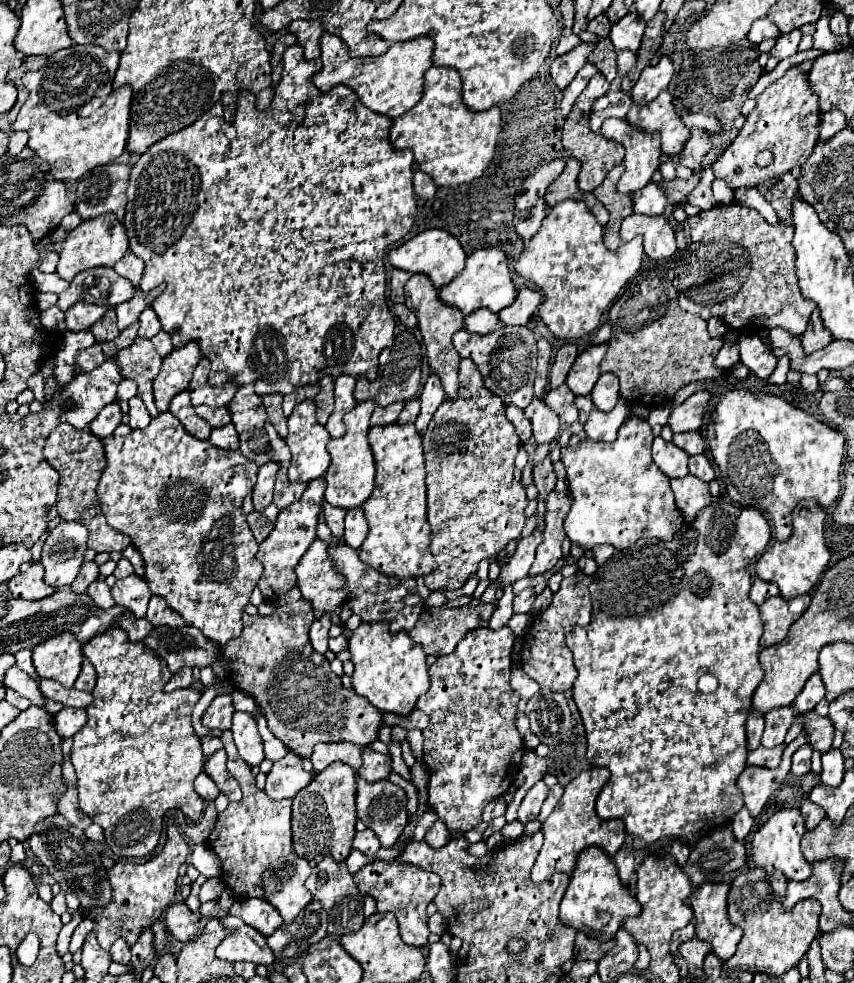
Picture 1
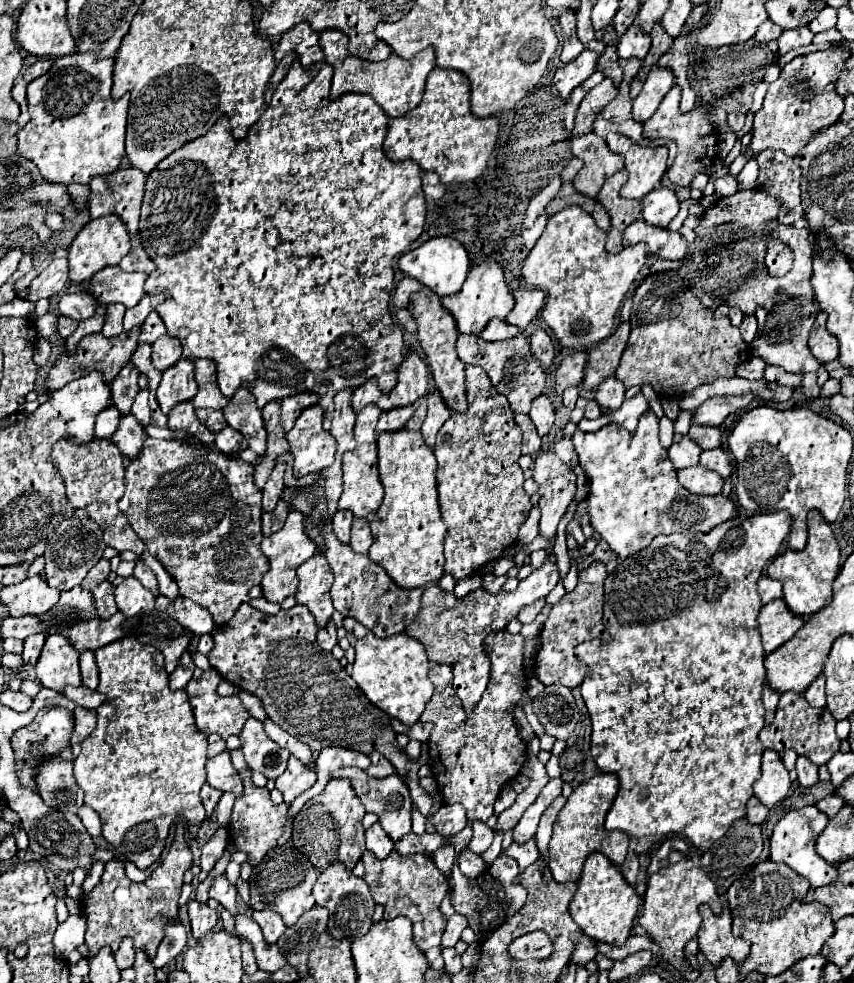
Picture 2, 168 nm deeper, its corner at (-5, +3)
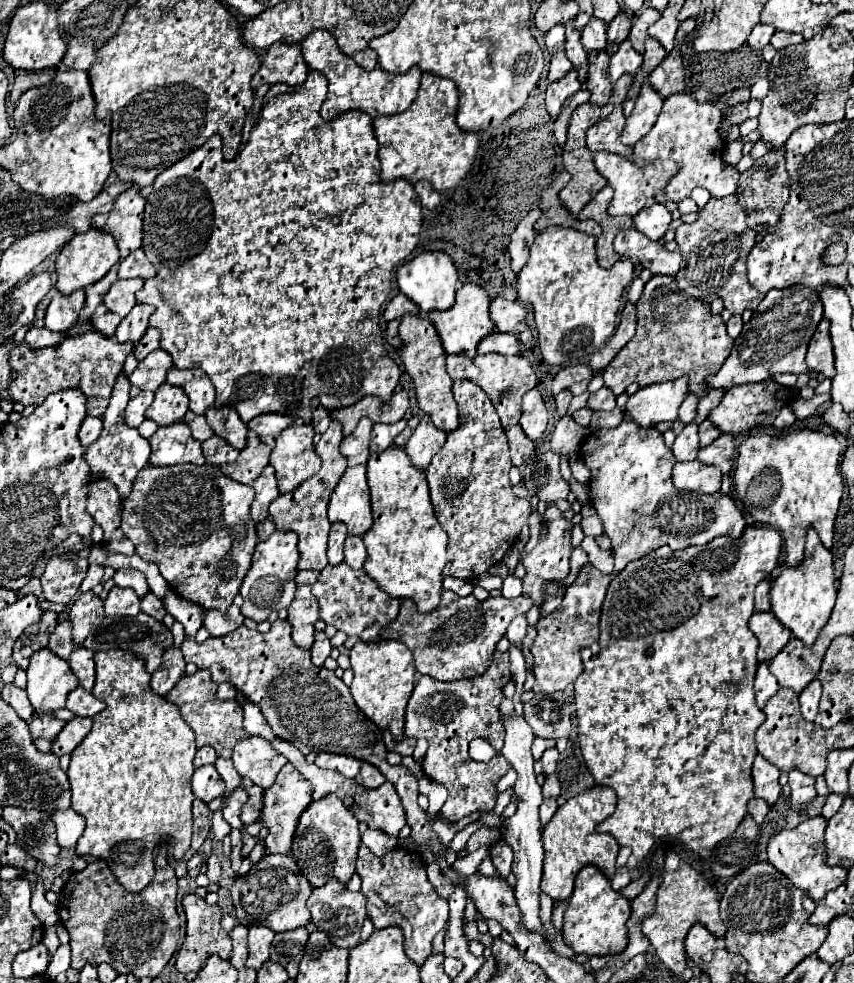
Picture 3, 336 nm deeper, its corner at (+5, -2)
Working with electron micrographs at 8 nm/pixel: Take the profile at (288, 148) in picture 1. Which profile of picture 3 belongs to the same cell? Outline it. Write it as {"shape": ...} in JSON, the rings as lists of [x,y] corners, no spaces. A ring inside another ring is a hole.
{"shape":[[[311,72],[303,86],[273,86],[267,92],[261,116],[257,118],[249,142],[241,148],[235,160],[225,160],[221,156],[219,136],[209,138],[205,146],[191,152],[187,158],[179,160],[175,166],[167,168],[153,184],[153,194],[147,198],[145,206],[145,226],[143,226],[143,250],[147,258],[157,268],[157,276],[149,278],[143,290],[137,294],[137,302],[155,306],[151,316],[151,326],[161,330],[161,348],[171,354],[177,368],[201,368],[217,390],[215,408],[231,406],[237,410],[239,418],[247,424],[259,414],[283,414],[291,418],[311,420],[311,400],[319,398],[325,410],[339,410],[353,406],[365,396],[379,396],[389,402],[393,396],[401,370],[389,358],[379,326],[379,314],[385,300],[391,294],[391,280],[395,270],[407,262],[409,254],[419,244],[419,234],[423,226],[421,202],[413,190],[413,184],[395,180],[383,184],[379,178],[379,158],[377,140],[373,134],[371,116],[353,110],[339,116],[335,122],[323,122],[319,116],[321,104],[326,99],[328,80]]]}

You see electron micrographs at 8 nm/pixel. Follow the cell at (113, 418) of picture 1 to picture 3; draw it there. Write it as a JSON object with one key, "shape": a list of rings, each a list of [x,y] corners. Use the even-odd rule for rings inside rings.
{"shape":[[[87,416],[87,418],[83,420],[83,424],[81,424],[81,430],[79,430],[79,442],[81,442],[83,446],[93,444],[93,442],[99,438],[101,430],[103,430],[101,418],[91,418],[91,416]]]}

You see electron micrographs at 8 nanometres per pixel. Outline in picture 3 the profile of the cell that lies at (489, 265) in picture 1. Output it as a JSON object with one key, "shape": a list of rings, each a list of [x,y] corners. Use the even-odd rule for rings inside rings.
{"shape":[[[463,284],[457,290],[457,300],[451,306],[451,310],[445,310],[445,312],[435,310],[435,312],[427,314],[427,318],[431,320],[431,324],[435,326],[439,338],[441,338],[443,350],[447,354],[459,354],[459,356],[465,356],[465,358],[475,358],[477,344],[495,330],[495,326],[489,318],[489,304],[491,304],[491,300],[481,286]]]}

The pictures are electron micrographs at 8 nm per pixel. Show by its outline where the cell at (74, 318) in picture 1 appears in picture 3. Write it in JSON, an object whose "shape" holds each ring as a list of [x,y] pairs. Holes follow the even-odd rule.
{"shape":[[[83,288],[75,290],[69,296],[57,292],[51,298],[51,304],[47,306],[45,328],[57,330],[57,332],[67,330],[71,324],[75,324],[79,320],[79,312],[81,312],[83,304],[85,304],[85,290]]]}

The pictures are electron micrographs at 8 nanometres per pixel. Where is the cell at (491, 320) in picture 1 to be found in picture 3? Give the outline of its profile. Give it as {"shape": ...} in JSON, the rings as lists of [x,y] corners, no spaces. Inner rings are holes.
{"shape":[[[493,332],[483,342],[479,342],[479,348],[477,348],[477,354],[489,354],[489,352],[513,356],[513,354],[521,352],[521,346],[519,346],[519,340],[515,334]]]}

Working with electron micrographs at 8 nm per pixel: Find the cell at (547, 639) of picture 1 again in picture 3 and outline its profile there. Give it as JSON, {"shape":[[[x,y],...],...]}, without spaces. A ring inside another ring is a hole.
{"shape":[[[585,564],[577,576],[577,580],[565,590],[563,604],[559,610],[549,612],[539,618],[537,622],[537,638],[533,642],[531,654],[535,664],[535,686],[533,692],[557,692],[563,690],[567,684],[577,680],[583,672],[581,662],[581,648],[589,648],[599,640],[599,616],[601,604],[605,600],[607,586],[611,582],[609,574],[599,572],[593,564]]]}

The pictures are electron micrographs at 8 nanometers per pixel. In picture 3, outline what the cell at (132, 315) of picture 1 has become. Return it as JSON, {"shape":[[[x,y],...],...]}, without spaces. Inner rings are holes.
{"shape":[[[137,304],[117,326],[115,330],[115,340],[117,342],[133,342],[137,344],[139,338],[143,338],[143,334],[149,328],[149,316],[153,314],[153,306],[147,304]]]}

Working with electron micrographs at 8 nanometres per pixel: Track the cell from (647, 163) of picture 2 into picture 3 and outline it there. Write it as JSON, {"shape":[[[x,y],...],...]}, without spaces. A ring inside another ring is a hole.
{"shape":[[[595,152],[593,154],[593,162],[597,172],[607,178],[609,186],[615,190],[615,196],[609,204],[609,214],[611,216],[635,216],[639,210],[643,210],[647,206],[647,202],[651,202],[651,198],[655,198],[665,186],[667,182],[679,172],[679,166],[673,160],[659,160],[653,162],[651,166],[647,166],[647,170],[639,170],[631,160],[617,156],[617,154],[603,154],[603,152]]]}

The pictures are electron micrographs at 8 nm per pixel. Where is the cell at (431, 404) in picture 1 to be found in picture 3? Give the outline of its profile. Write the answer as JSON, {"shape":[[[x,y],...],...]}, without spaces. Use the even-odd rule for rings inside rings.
{"shape":[[[423,416],[421,424],[405,444],[405,452],[411,458],[413,466],[417,466],[419,470],[427,470],[431,458],[443,448],[445,438],[447,434],[443,434],[443,430],[435,430],[435,426],[431,426],[431,420]]]}

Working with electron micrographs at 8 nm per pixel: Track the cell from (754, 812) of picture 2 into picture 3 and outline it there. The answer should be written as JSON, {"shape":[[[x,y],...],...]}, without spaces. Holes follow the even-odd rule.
{"shape":[[[757,798],[749,800],[749,814],[755,818],[757,824],[761,824],[765,820],[767,812],[769,812],[769,804],[765,800],[757,800]]]}

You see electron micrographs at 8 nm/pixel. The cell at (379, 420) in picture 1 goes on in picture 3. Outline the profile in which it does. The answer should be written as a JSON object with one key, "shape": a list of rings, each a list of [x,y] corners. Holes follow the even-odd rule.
{"shape":[[[399,420],[395,424],[383,424],[383,426],[375,424],[371,432],[371,452],[383,452],[389,446],[393,446],[393,438],[401,434],[405,426],[407,426],[407,420]]]}

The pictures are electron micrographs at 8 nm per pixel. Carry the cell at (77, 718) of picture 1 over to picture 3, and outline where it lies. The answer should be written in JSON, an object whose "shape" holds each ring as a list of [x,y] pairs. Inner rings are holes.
{"shape":[[[73,718],[65,724],[65,728],[59,732],[59,736],[53,740],[53,746],[51,746],[51,752],[55,756],[63,756],[63,754],[71,754],[81,742],[83,738],[89,734],[93,726],[93,720],[91,718]]]}

